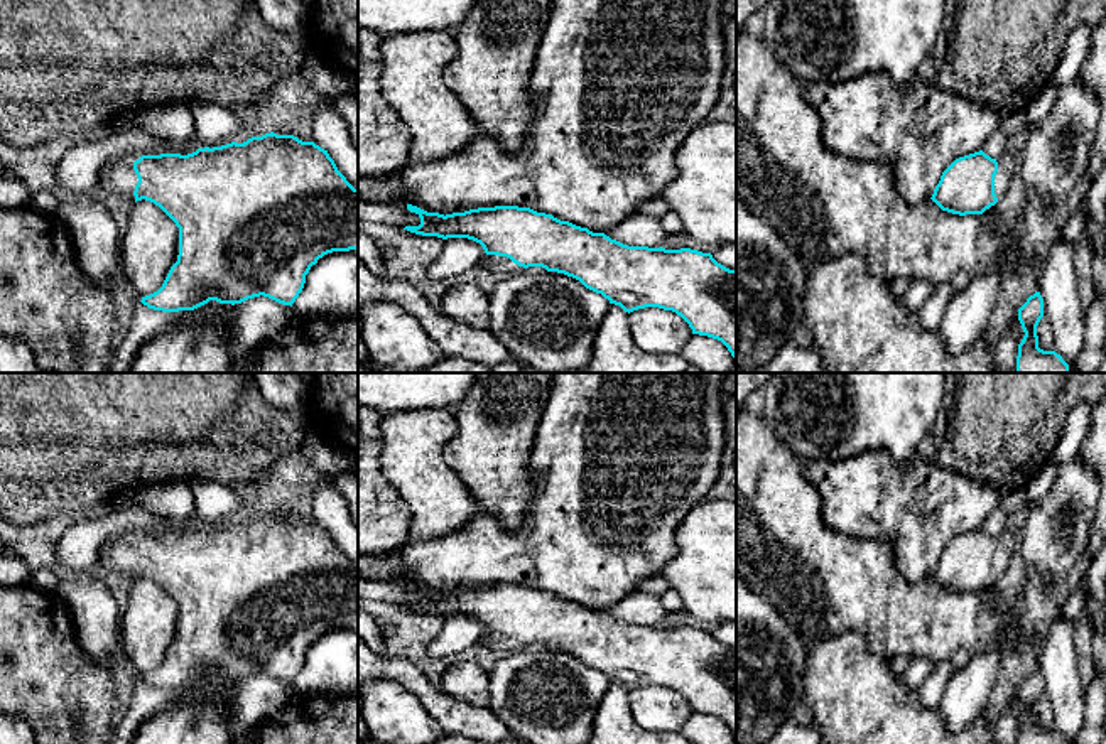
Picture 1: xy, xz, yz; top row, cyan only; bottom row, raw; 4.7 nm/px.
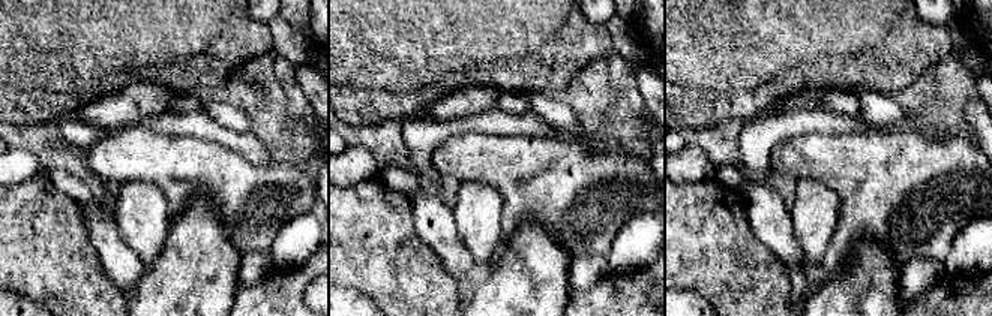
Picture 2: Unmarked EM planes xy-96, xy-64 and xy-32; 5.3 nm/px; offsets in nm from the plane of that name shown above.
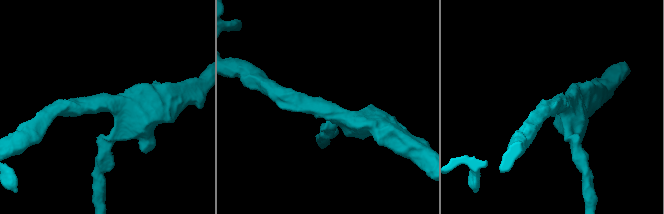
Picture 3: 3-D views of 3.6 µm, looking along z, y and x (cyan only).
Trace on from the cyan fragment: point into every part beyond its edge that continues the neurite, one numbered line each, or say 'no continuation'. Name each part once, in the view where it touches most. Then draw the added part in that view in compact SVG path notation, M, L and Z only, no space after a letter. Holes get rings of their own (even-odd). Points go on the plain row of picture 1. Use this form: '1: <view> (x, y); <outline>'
1: xy (119, 557); M128 533L105 545L100 550L100 563L110 577L125 575L135 579L133 569L138 555L133 548L133 540L142 533Z

